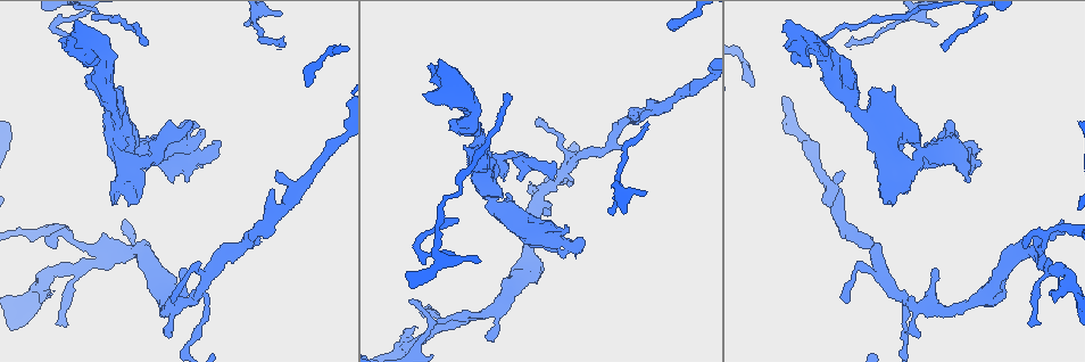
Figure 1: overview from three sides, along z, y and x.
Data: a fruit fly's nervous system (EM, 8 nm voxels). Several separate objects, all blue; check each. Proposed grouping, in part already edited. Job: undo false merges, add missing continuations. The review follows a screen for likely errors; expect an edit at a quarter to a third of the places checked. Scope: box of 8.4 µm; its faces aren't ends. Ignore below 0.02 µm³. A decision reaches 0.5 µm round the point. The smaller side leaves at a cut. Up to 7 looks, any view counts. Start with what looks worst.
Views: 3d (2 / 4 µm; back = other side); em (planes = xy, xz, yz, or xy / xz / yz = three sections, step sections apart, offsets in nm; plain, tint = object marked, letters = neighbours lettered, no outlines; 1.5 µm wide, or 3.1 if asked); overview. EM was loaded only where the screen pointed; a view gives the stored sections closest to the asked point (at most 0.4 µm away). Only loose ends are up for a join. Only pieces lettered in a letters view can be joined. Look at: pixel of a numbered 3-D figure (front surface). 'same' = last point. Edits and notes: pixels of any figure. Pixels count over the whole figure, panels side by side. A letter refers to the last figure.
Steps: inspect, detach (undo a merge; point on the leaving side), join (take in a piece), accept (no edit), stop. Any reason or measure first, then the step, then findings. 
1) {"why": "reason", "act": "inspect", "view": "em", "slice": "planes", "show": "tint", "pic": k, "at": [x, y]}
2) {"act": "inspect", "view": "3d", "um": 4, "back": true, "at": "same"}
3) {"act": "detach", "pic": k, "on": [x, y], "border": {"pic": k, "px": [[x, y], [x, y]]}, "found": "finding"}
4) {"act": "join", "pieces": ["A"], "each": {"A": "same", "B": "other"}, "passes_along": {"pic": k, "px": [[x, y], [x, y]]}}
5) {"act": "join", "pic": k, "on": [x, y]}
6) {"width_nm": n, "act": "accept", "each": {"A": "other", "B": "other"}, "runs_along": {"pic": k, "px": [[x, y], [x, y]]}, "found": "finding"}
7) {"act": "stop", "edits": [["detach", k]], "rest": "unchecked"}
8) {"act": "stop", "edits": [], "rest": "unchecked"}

{"act": "inspect", "view": "3d", "um": 2, "pic": 1, "at": [885, 124]}

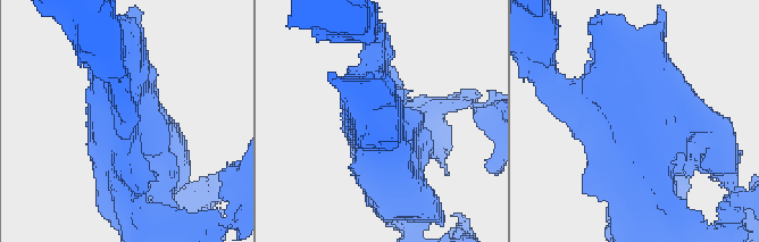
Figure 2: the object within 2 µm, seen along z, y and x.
{"why": "now the EM", "act": "inspect", "view": "em", "slice": "xz", "step": 8, "show": "letters", "pic": 2, "at": [632, 125]}

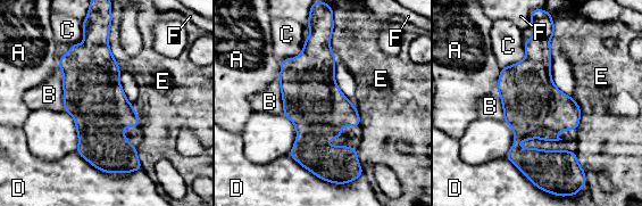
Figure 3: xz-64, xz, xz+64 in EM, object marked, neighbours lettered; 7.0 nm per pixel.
{"act": "accept", "each": {"A": "other", "B": "other", "C": "other", "D": "other", "E": "other", "F": "other"}, "border": {"pic": 3, "px": [[531, 22], [528, 26]]}, "found": "one neuron here"}

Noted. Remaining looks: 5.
{"why": "stops while still wide", "act": "inspect", "view": "em", "slice": "planes", "show": "plain", "pic": 1, "at": [76, 24]}

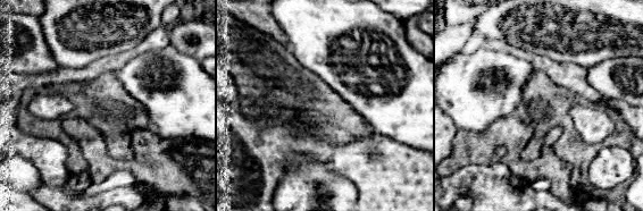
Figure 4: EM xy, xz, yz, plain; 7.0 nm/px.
{"act": "inspect", "view": "em", "slice": "planes", "show": "tint", "at": "same"}

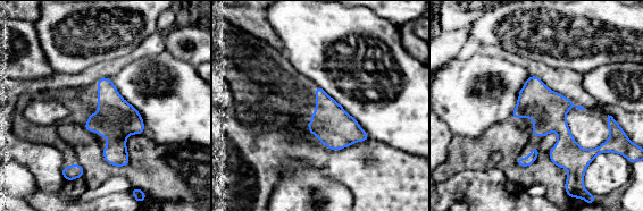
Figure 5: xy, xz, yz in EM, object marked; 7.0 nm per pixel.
{"why": "what lies round it", "act": "inspect", "view": "em", "slice": "planes", "show": "letters", "at": "same"}

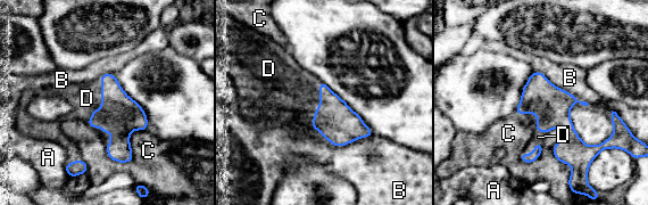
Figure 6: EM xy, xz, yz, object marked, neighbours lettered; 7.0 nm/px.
{"act": "join", "pieces": ["D"], "each": {"A": "other", "B": "other", "C": "other", "D": "same"}, "found": "the neuron continues"}

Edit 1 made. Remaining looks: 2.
{"act": "stop", "edits": [["join", 6]], "rest": "unchecked"}

